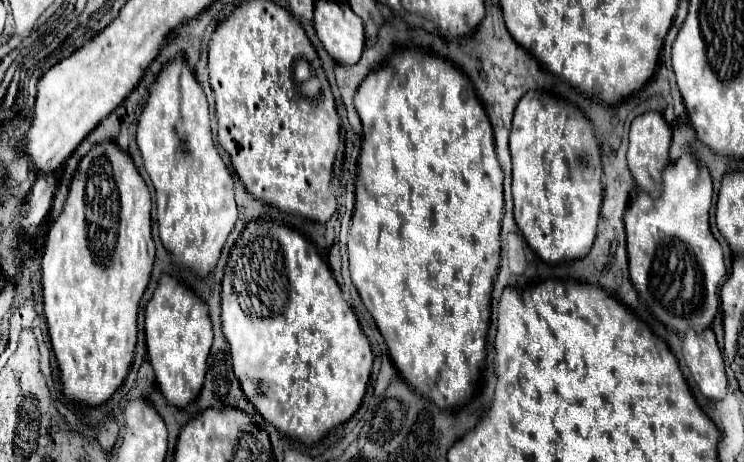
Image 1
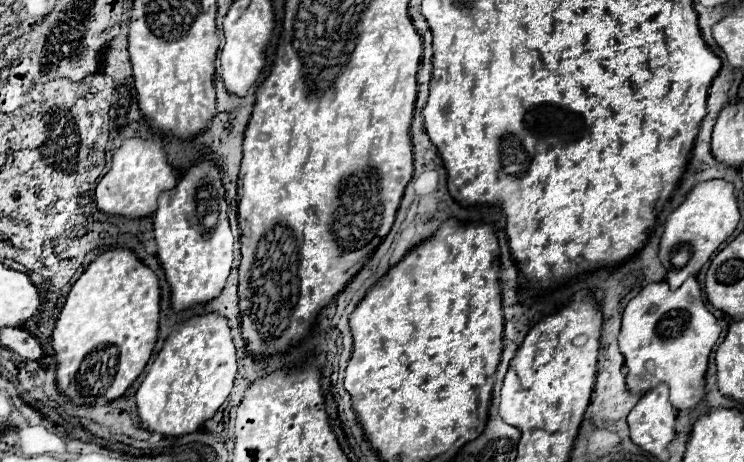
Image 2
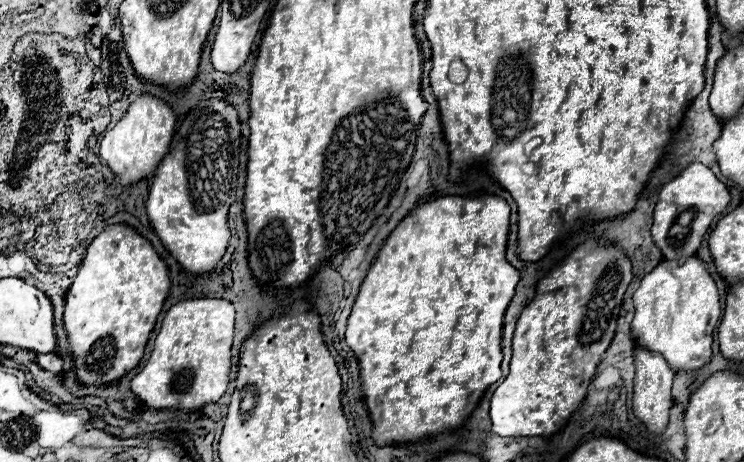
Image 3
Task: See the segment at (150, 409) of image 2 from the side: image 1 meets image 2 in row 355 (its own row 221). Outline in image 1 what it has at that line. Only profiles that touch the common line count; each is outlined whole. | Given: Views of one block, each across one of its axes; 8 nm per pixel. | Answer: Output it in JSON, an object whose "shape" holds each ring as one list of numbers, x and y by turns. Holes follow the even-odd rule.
{"shape":[[182,58,168,62,154,80,138,120,136,140,156,188,158,228,164,246,178,264,206,276,216,266,238,216,230,172,212,140,206,94]]}

